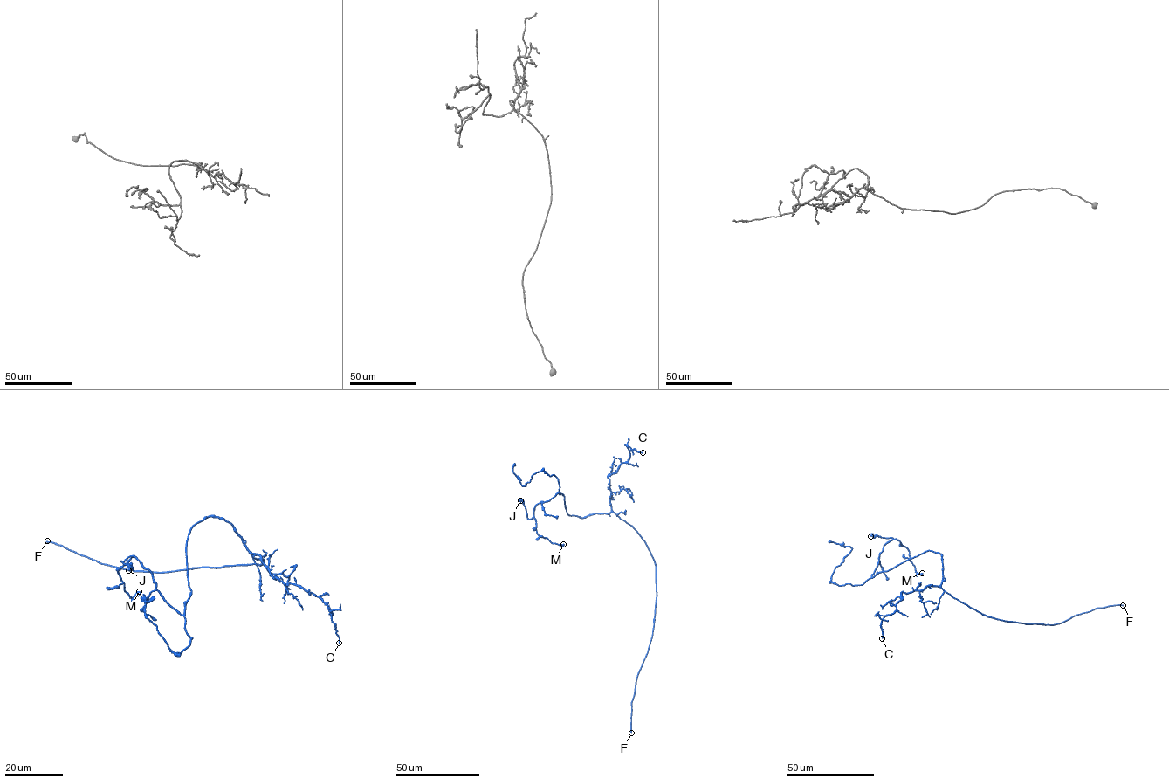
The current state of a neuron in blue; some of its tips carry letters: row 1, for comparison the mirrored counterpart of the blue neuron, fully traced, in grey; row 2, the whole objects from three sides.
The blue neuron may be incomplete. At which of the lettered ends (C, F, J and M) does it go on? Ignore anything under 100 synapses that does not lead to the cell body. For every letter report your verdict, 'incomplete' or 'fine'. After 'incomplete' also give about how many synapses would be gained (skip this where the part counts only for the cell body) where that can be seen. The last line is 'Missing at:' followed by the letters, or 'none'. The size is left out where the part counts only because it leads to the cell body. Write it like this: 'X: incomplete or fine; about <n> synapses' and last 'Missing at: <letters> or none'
C: fine
F: incomplete
J: fine
M: fine
Missing at: F

